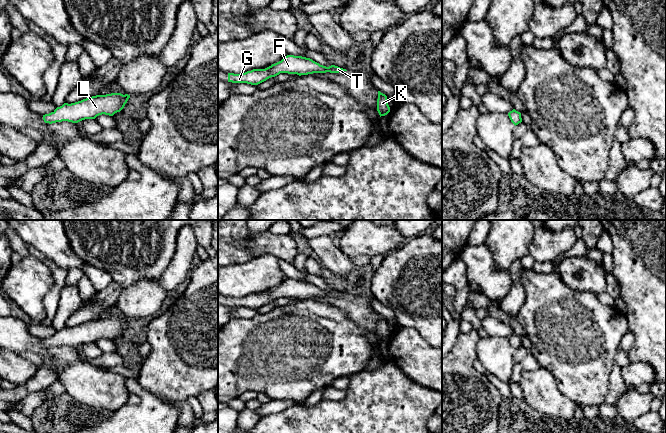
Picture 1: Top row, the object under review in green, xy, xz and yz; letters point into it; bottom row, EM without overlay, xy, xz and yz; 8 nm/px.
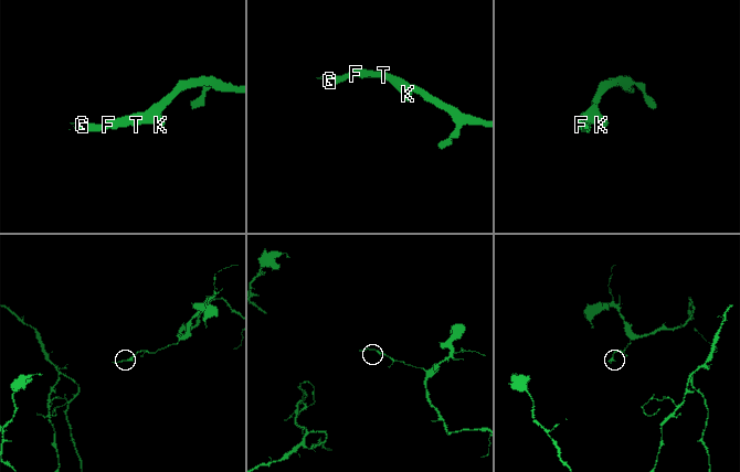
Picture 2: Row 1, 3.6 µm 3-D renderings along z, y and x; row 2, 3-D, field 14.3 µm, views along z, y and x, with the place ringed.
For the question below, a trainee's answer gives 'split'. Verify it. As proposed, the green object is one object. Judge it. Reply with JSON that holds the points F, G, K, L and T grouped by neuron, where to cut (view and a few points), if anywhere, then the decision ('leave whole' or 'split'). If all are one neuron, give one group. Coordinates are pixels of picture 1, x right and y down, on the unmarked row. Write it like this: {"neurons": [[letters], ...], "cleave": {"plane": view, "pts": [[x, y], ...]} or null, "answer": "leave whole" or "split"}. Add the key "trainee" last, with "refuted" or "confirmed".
{"neurons": [["F", "G", "K", "L", "T"]], "cleave": null, "answer": "leave whole", "trainee": "refuted"}

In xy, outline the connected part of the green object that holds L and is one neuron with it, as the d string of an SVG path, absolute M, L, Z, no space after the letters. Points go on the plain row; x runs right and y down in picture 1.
M111 317L92 320L71 328L64 327L53 336L43 339L43 344L49 348L62 345L78 347L85 343L95 343L102 338L113 340L124 332L129 322L128 318Z

